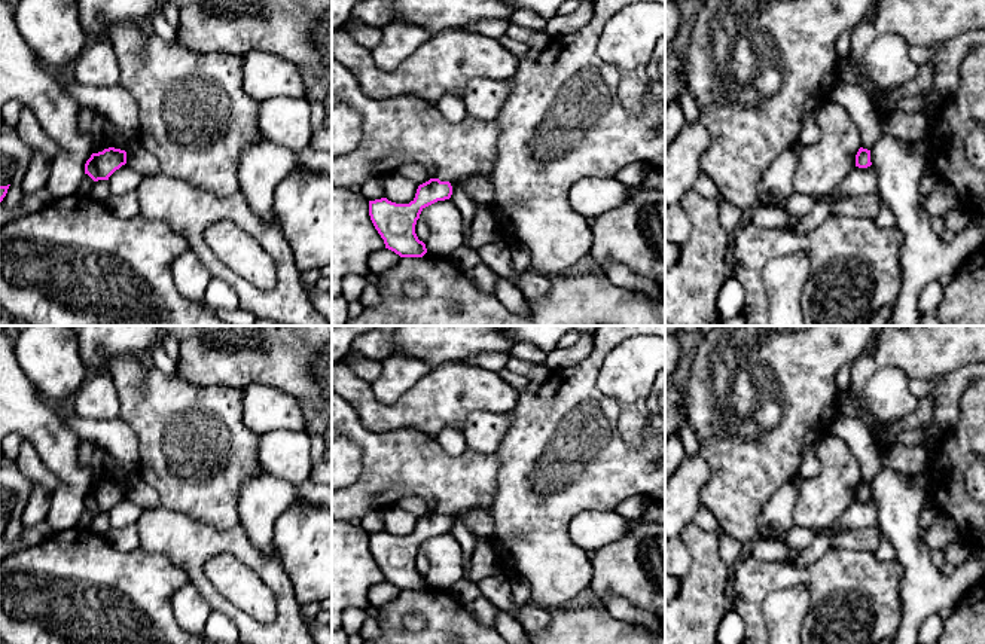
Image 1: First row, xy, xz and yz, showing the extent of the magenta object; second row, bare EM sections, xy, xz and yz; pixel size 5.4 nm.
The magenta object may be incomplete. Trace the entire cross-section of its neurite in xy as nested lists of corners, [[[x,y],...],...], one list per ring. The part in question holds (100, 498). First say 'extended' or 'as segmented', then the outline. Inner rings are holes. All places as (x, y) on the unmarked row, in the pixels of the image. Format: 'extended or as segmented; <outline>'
as segmented; [[[115,480],[92,486],[85,497],[85,507],[94,515],[109,513],[109,510],[126,497],[126,485]]]

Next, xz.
as segmented; [[[430,512],[418,519],[415,531],[409,537],[396,537],[387,531],[369,534],[370,553],[384,573],[385,582],[400,590],[423,590],[427,582],[415,567],[417,553],[426,540],[449,532],[451,528],[449,515]]]

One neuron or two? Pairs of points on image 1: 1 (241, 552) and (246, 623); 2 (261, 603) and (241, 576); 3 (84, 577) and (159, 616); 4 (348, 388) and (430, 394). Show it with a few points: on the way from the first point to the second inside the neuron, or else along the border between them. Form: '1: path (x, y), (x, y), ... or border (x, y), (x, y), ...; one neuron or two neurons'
1: path (268, 573), (283, 588), (283, 617), (273, 628); one neuron
2: path (255, 597), (241, 582); one neuron
3: path (103, 583), (116, 585), (140, 606); one neuron
4: path (369, 408), (374, 412), (409, 412); one neuron

